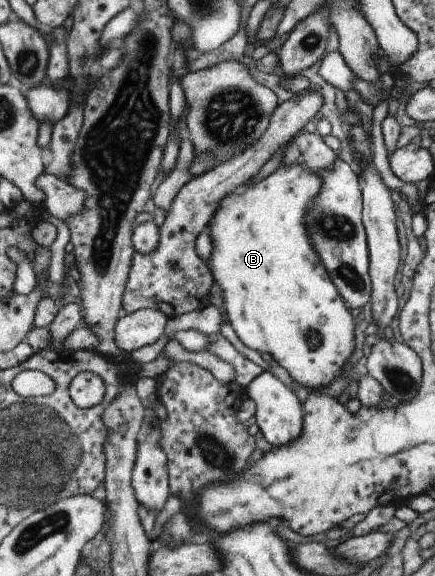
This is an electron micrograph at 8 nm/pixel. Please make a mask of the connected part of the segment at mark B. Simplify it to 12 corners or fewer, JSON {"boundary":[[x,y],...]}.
{"boundary":[[320,177],[224,196],[207,262],[227,323],[297,382],[348,366],[355,318],[303,224]]}

